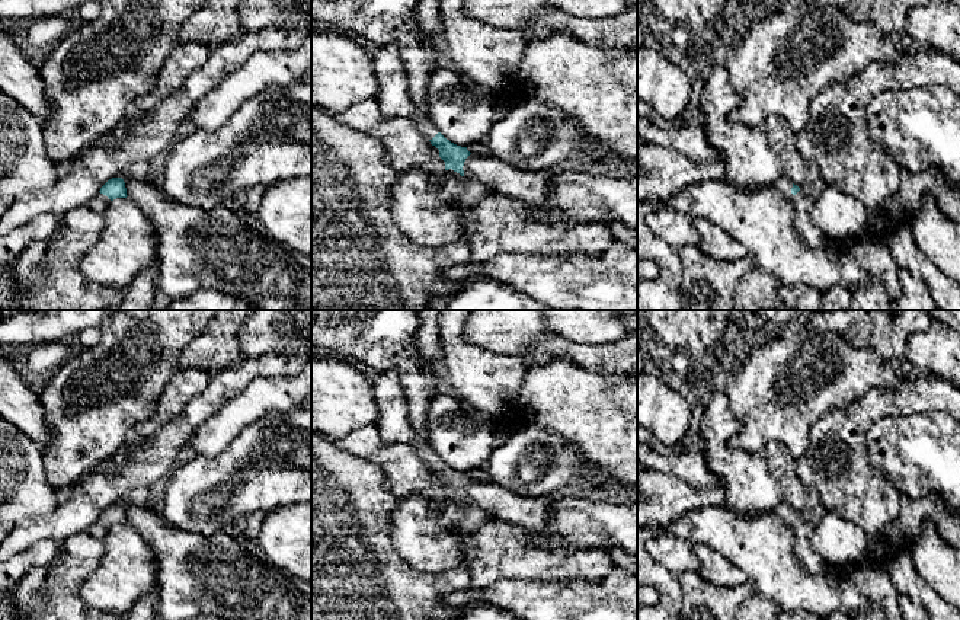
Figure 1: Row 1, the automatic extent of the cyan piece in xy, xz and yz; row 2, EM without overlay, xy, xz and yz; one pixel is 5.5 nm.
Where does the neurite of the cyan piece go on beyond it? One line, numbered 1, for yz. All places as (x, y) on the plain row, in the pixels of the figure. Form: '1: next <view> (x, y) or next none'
1: next yz (802, 529)

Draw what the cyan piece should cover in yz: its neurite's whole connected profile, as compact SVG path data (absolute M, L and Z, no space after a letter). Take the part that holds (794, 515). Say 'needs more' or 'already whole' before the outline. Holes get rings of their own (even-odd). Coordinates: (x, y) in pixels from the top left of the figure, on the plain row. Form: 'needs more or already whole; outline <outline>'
needs more; outline M781 502L771 514L791 530L794 536L796 557L800 566L812 573L822 573L826 563L813 550L810 543L815 533L815 522L801 518L797 511L784 502Z

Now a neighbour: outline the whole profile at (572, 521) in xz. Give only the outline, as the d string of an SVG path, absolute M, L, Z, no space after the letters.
M563 498L553 501L550 514L541 530L537 530L540 546L577 546L623 549L637 555L637 502L614 505L586 498Z

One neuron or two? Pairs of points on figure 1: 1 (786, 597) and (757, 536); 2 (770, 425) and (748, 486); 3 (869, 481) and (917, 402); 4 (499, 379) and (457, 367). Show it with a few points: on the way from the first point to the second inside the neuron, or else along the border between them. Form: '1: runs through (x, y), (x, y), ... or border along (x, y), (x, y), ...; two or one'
1: runs through (786, 582), (770, 563), (764, 550); one
2: border along (741, 424), (728, 444), (760, 454); two
3: runs through (858, 453), (858, 427), (883, 402), (889, 402); one
4: runs through (489, 379), (479, 379), (467, 368); one

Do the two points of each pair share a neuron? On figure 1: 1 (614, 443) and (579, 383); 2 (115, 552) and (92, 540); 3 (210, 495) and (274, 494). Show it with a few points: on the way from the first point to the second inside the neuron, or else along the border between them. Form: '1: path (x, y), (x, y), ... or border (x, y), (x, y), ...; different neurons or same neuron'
1: path (613, 428), (582, 398); same neuron
2: border (111, 527), (105, 537), (101, 563), (88, 577); different neurons
3: path (226, 494), (258, 494); same neuron

